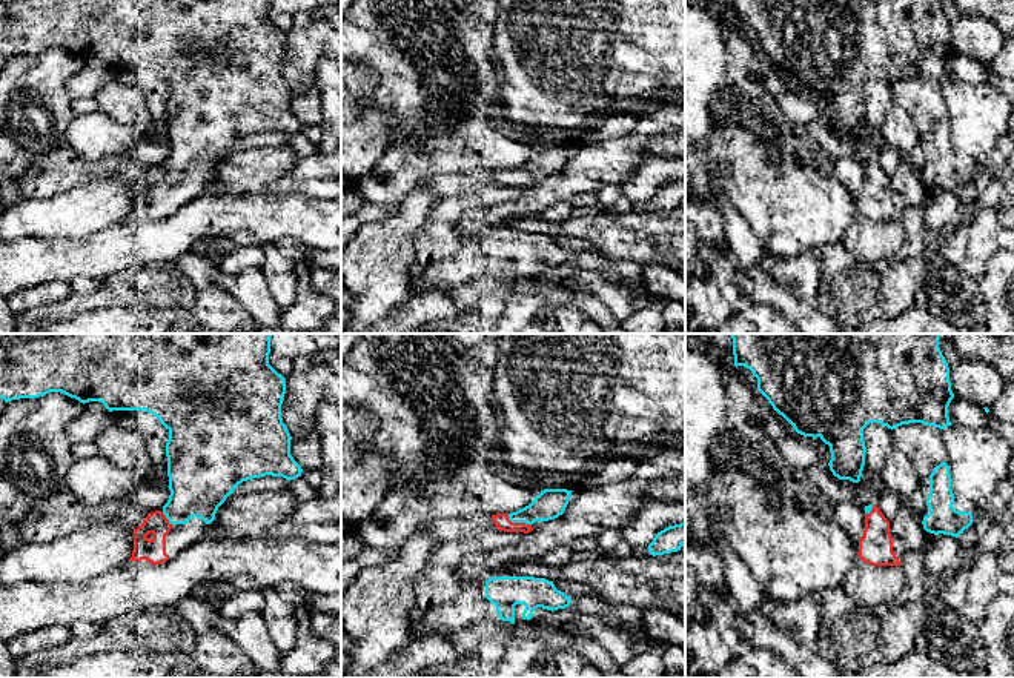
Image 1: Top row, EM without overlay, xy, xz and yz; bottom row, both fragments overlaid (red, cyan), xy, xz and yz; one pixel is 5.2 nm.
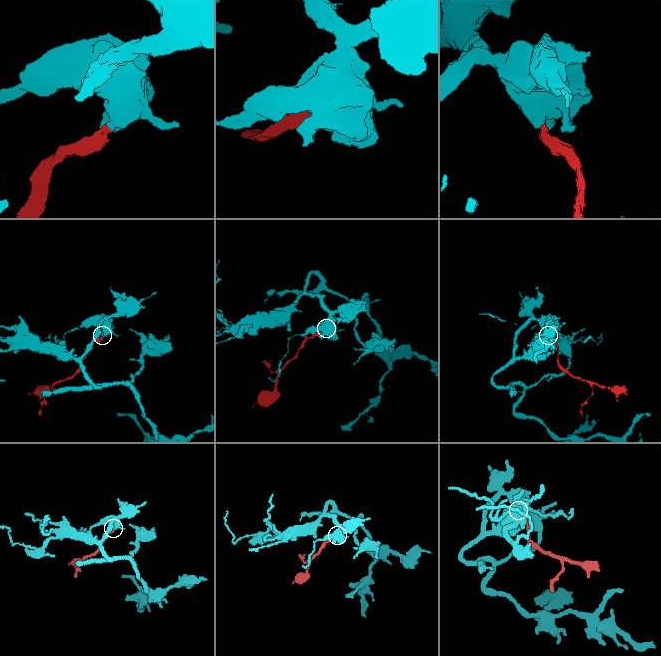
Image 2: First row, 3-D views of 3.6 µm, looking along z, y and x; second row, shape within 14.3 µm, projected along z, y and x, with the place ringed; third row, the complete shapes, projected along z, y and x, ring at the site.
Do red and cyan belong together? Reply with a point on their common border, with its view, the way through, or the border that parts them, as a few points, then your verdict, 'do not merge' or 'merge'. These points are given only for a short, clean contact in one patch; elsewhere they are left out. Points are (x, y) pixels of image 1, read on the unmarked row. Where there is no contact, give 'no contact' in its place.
meets red in xz at (518, 179); merge

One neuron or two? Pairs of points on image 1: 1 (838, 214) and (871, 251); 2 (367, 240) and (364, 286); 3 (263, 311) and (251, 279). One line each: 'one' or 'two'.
1: two
2: one
3: one

